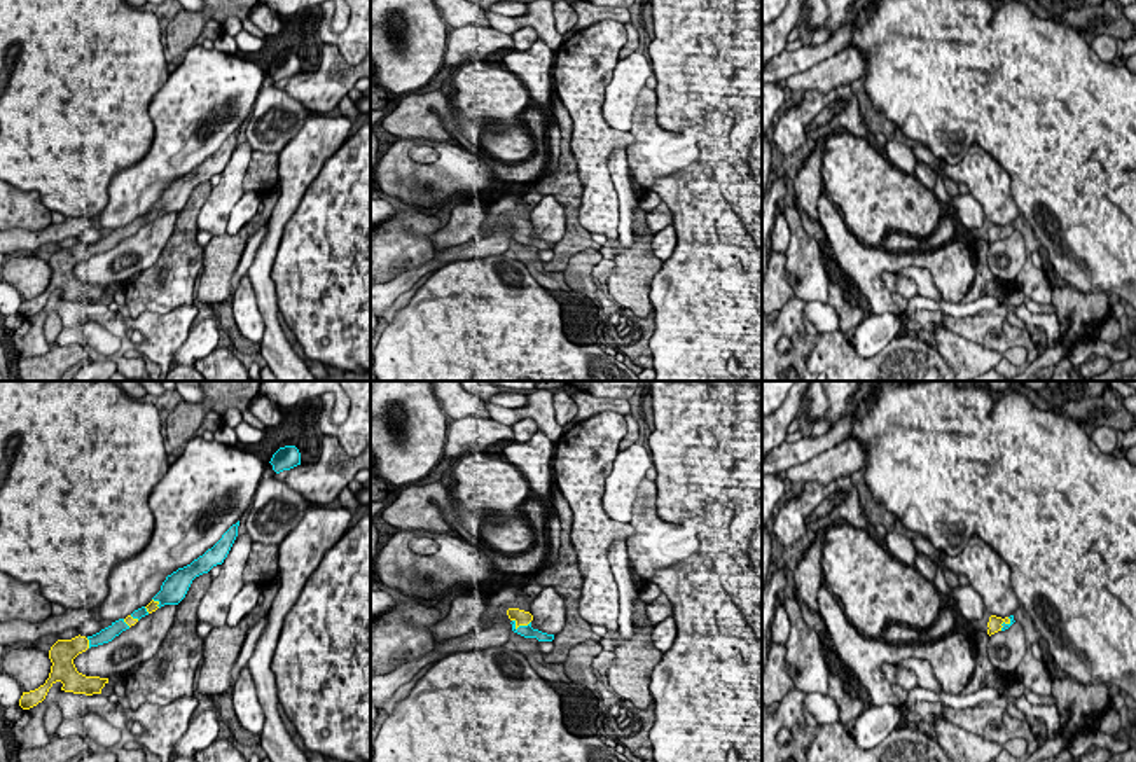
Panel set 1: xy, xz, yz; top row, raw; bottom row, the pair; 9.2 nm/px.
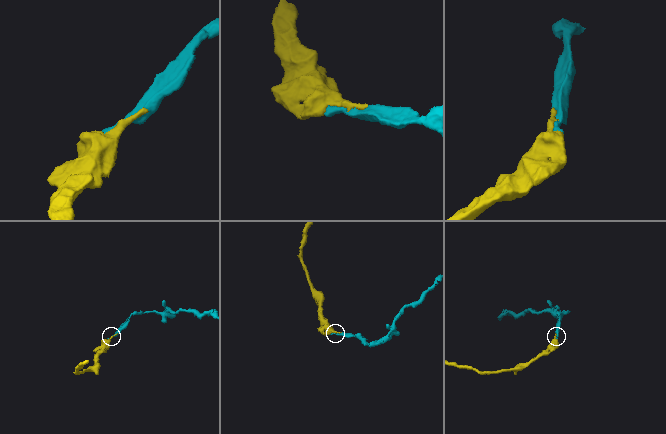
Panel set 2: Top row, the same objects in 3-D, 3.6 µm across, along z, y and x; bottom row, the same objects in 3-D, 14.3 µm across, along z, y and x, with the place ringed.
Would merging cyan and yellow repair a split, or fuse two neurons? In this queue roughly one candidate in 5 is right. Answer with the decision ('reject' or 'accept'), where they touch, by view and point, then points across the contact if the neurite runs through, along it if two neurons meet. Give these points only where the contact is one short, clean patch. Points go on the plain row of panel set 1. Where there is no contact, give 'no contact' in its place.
accept | xz (521, 235)

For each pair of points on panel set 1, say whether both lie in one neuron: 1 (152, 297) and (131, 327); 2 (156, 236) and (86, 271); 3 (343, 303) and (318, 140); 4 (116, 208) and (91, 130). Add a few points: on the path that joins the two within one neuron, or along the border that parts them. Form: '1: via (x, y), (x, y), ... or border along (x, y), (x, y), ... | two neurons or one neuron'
1: border along (182, 304), (163, 313), (142, 311), (130, 317) | two neurons
2: via (138, 249), (123, 250), (103, 266) | one neuron
3: border along (348, 137), (325, 161), (299, 203) | two neurons
4: border along (140, 159), (114, 175), (109, 201), (98, 215) | two neurons

